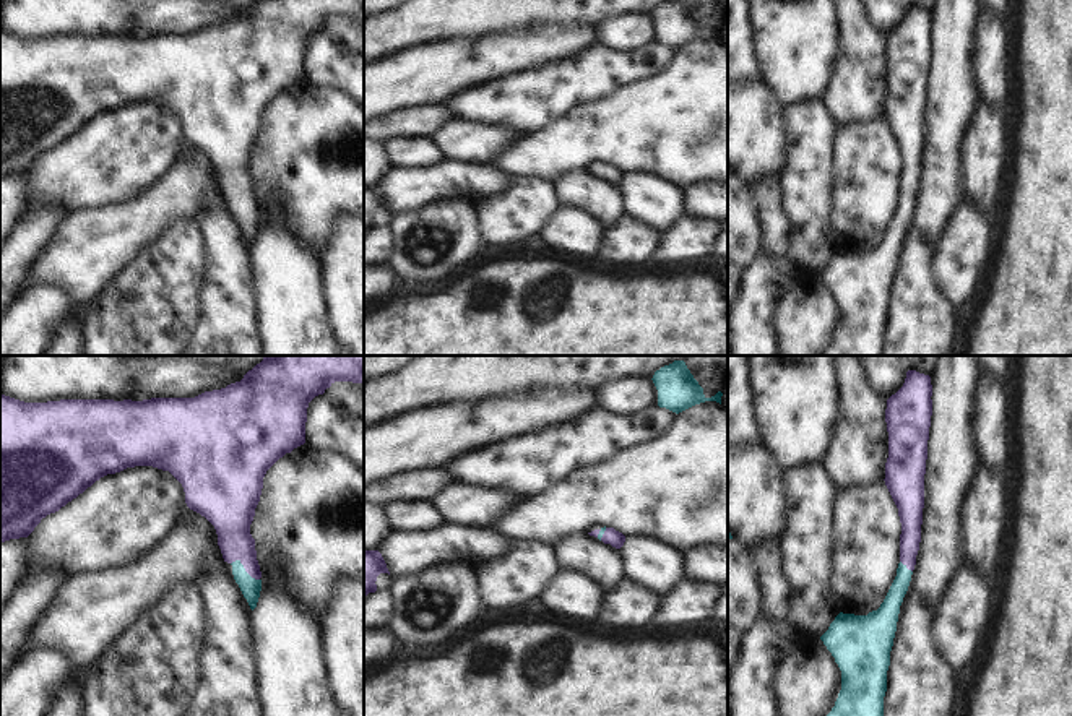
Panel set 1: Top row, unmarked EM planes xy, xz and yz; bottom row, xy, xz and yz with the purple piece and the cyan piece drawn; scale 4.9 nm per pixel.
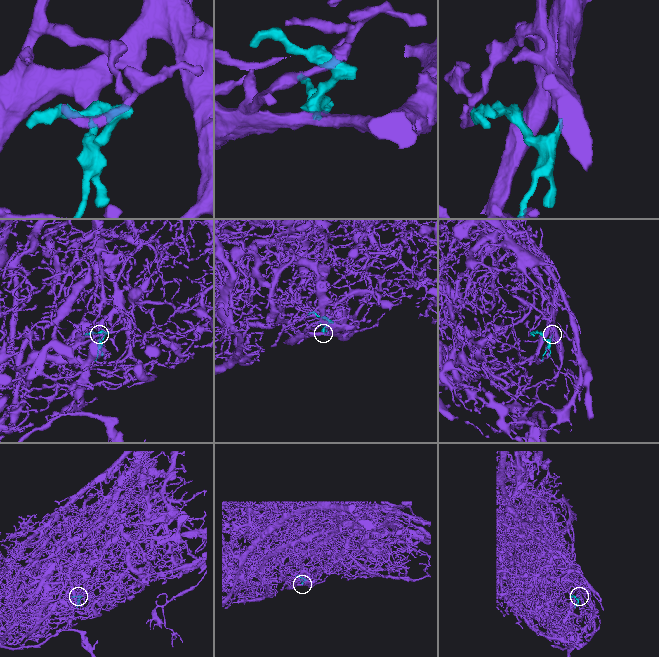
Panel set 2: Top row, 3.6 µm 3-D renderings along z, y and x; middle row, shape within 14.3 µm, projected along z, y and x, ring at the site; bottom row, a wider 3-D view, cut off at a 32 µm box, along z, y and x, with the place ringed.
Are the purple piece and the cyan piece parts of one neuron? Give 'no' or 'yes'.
yes

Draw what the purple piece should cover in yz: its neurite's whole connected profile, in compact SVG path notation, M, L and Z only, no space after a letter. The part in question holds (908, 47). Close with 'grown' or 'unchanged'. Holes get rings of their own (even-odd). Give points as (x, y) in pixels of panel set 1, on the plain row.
M908 6L903 23L887 36L884 117L901 159L900 200L877 247L867 252L840 248L820 273L841 307L841 326L823 356L884 356L890 287L921 179L931 32L931 13Z; grown

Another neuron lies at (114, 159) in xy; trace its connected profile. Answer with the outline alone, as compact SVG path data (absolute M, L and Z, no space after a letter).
M153 102L127 104L96 117L58 148L47 151L28 172L28 205L62 208L68 214L127 205L161 180L187 148L182 120Z

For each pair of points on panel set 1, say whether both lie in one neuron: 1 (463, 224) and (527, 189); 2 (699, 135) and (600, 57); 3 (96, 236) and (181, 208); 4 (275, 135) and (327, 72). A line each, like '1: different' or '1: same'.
1: different
2: different
3: same
4: different

